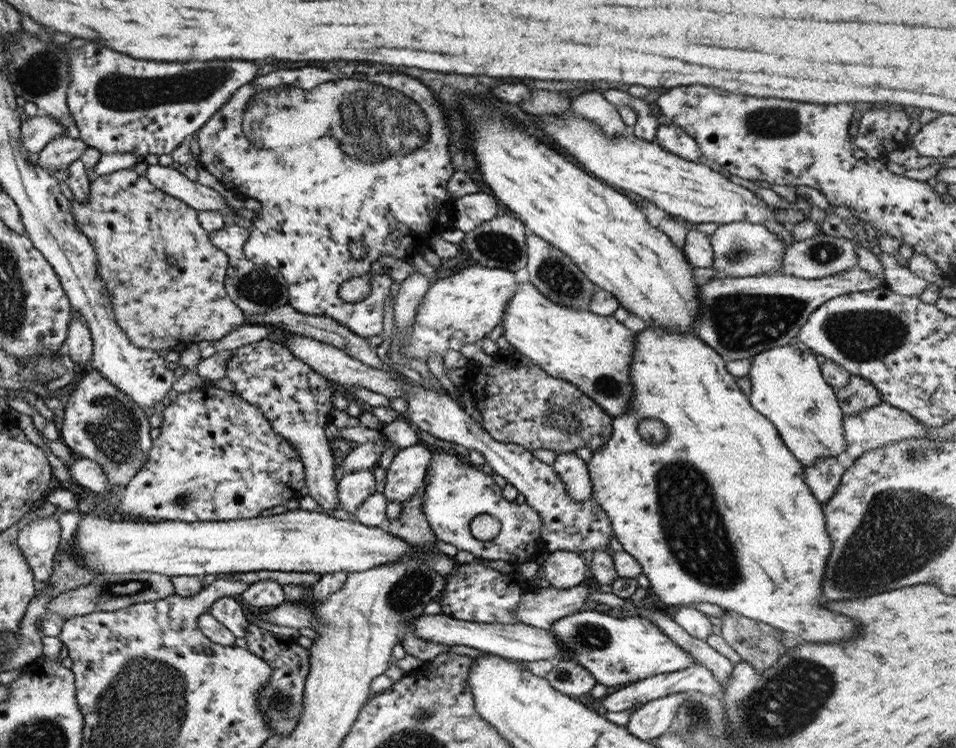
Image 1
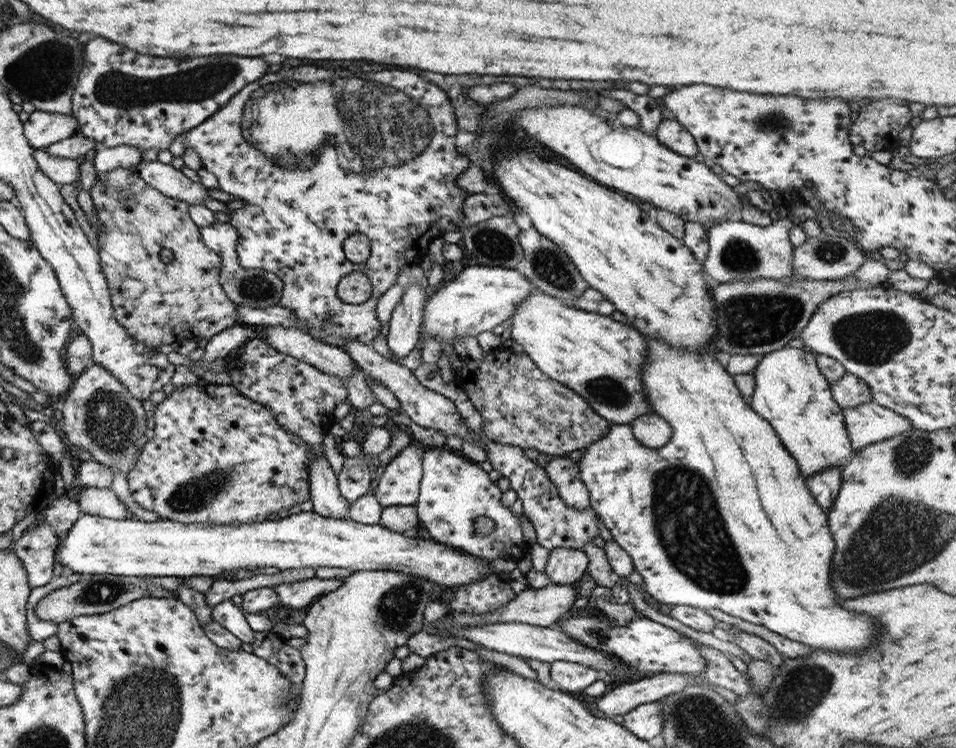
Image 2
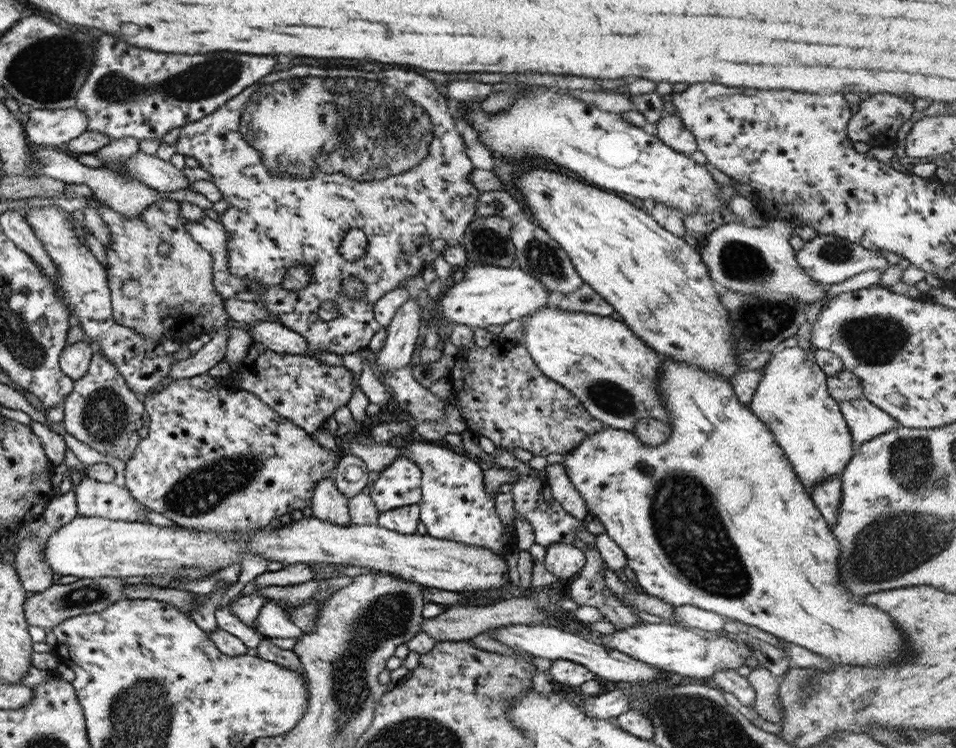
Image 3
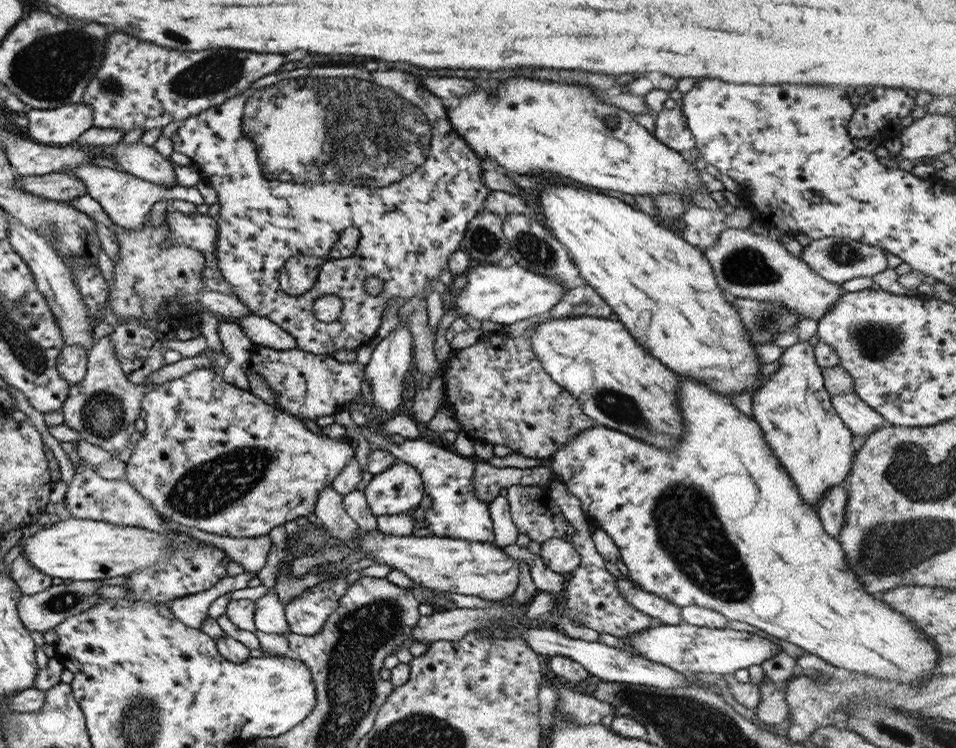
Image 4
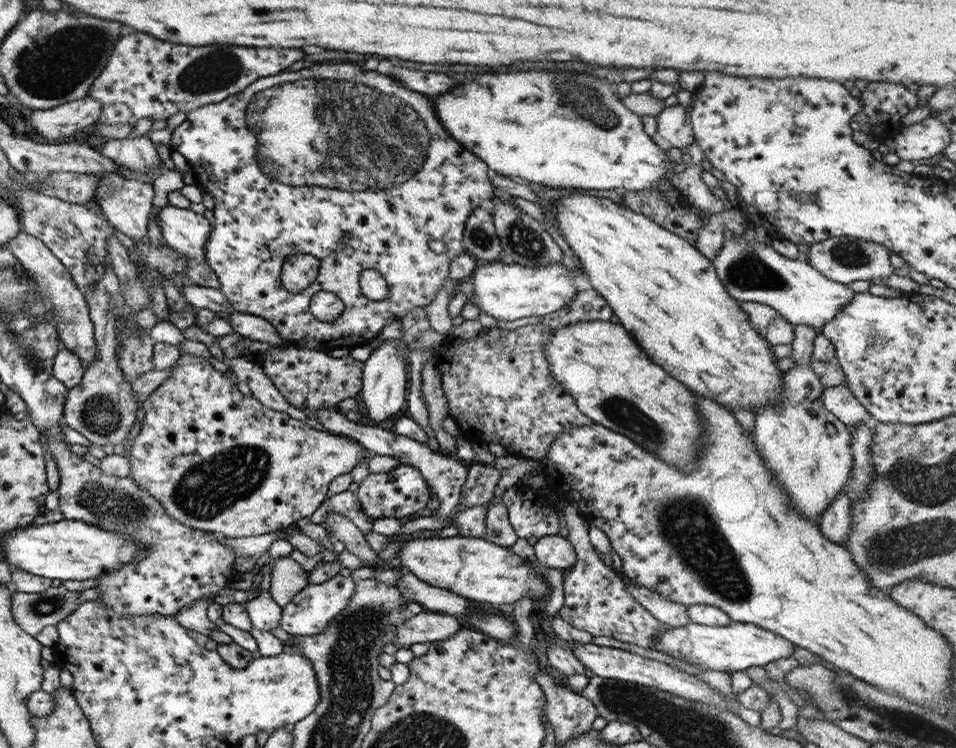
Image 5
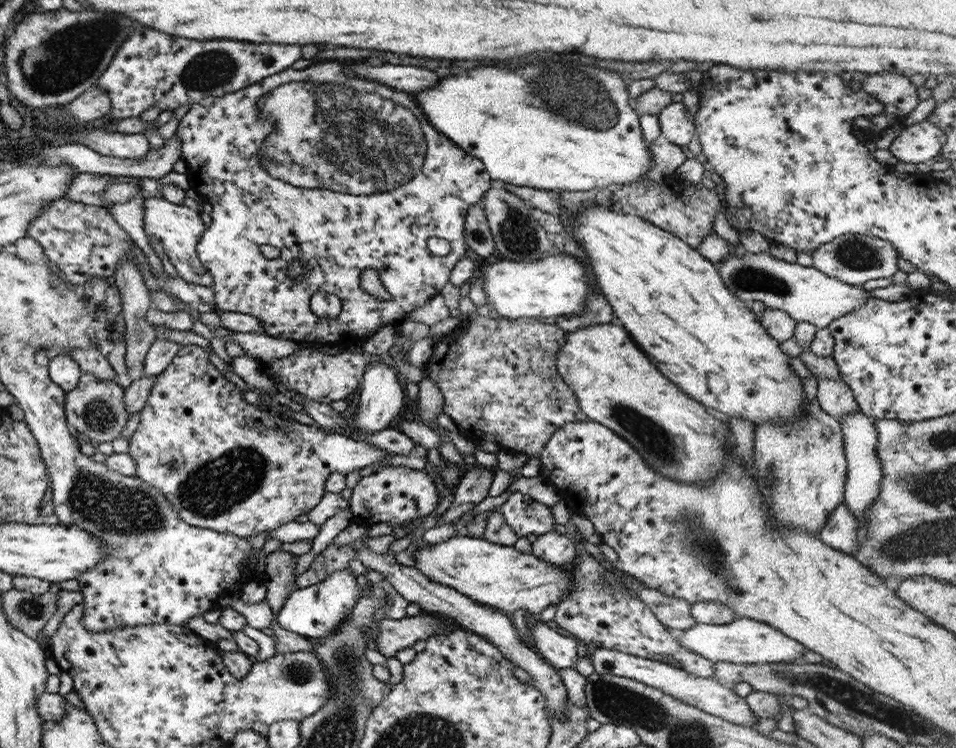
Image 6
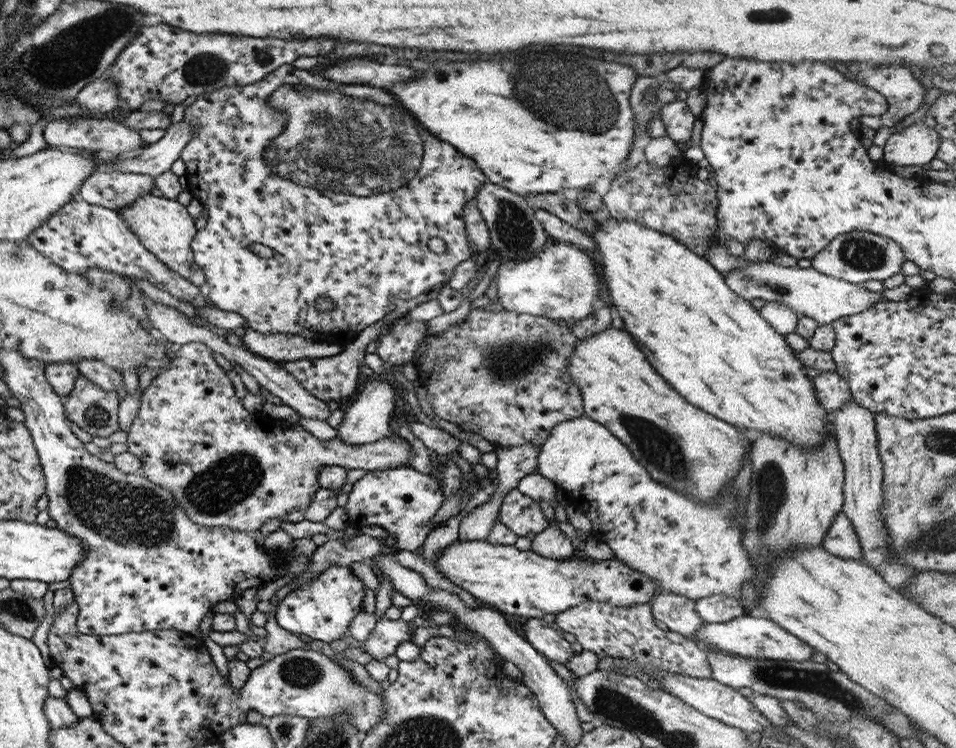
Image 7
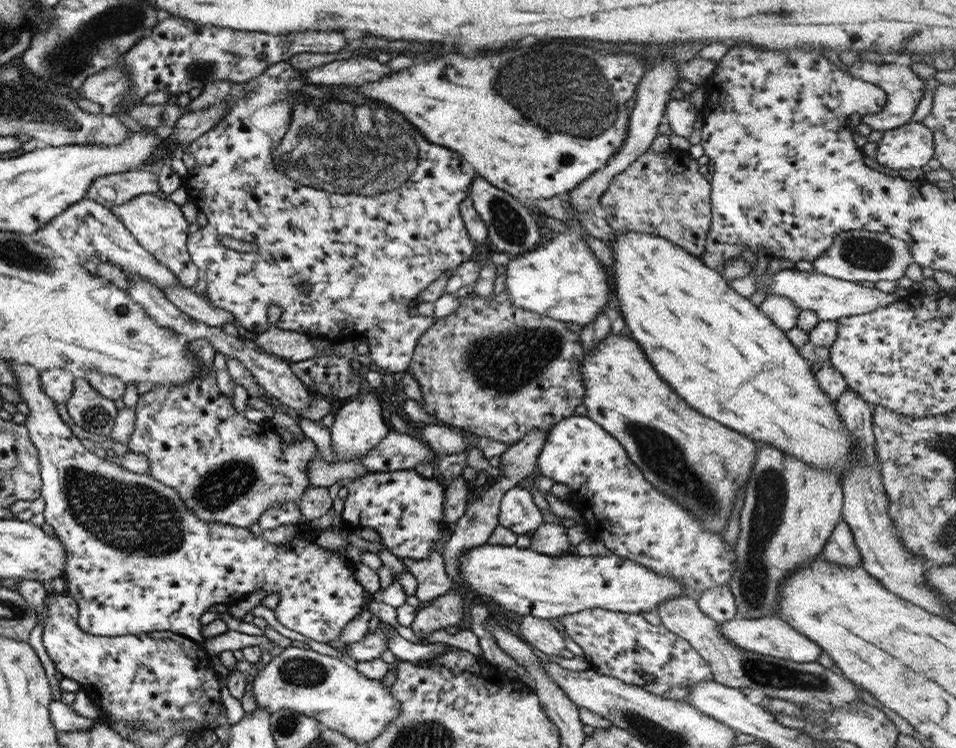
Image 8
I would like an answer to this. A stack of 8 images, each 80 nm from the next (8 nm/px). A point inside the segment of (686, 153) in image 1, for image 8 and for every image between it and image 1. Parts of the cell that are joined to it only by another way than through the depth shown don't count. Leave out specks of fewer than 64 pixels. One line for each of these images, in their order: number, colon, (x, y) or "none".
2: (669, 133)
3: (669, 129)
4: (669, 125)
5: (672, 124)
6: (675, 123)
7: (677, 119)
8: (679, 113)

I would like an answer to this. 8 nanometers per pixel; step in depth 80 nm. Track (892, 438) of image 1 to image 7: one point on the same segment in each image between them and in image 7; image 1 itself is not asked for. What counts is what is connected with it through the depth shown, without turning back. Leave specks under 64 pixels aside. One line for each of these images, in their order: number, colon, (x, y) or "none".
2: (867, 423)
3: (864, 420)
4: (861, 420)
5: (839, 400)
6: (834, 396)
7: (831, 391)

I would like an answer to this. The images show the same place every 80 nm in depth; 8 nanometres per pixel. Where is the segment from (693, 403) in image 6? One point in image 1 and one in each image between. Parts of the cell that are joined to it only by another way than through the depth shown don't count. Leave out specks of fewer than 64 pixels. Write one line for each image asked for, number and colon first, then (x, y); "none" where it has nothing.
1: (592, 352)
2: (599, 359)
3: (614, 375)
4: (617, 384)
5: (612, 382)

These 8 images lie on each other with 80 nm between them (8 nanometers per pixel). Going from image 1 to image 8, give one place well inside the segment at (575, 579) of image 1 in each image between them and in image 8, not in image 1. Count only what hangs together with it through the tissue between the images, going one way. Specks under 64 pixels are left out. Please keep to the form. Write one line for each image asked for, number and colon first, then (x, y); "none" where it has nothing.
2: (565, 566)
3: (564, 561)
4: (558, 555)
5: (553, 551)
6: (553, 547)
7: (551, 543)
8: (549, 539)

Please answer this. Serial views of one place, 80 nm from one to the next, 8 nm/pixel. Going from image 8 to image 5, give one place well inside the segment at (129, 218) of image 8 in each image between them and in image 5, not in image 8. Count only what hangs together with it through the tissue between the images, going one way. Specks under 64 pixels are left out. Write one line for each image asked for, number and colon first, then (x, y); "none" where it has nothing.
5: (186, 232)
6: (178, 228)
7: (163, 226)

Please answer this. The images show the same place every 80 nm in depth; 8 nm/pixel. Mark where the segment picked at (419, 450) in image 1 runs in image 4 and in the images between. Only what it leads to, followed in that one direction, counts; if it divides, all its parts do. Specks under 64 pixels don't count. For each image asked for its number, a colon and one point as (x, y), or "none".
2: (398, 485)
3: (398, 485)
4: (398, 488)

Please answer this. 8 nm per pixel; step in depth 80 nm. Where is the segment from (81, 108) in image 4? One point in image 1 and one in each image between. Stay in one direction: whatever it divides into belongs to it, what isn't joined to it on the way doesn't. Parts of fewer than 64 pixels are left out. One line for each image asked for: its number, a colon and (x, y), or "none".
1: (35, 132)
2: (41, 129)
3: (45, 128)

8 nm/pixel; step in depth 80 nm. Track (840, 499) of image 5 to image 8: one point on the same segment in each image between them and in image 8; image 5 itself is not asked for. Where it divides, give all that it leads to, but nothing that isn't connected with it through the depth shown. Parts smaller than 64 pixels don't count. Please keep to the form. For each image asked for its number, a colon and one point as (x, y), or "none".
6: (839, 532)
7: (840, 540)
8: (839, 549)

